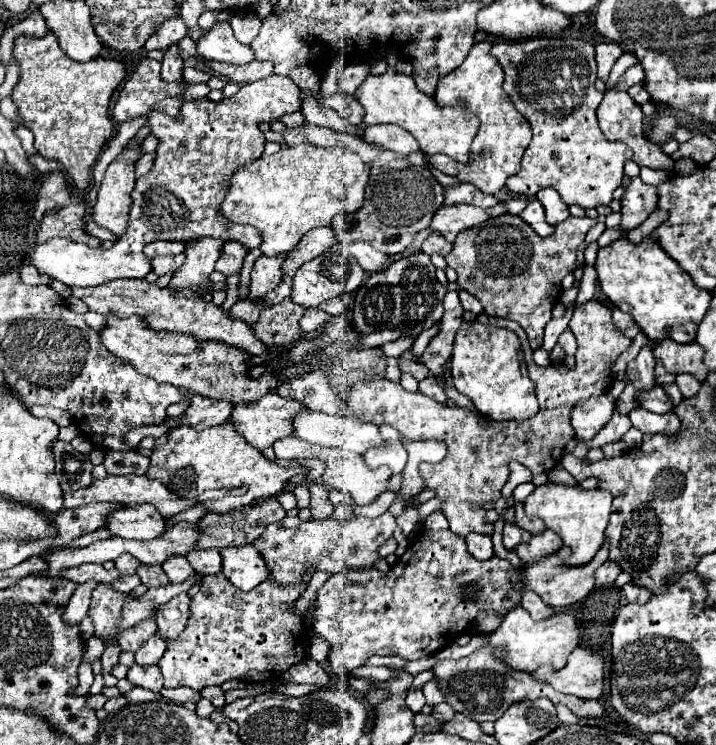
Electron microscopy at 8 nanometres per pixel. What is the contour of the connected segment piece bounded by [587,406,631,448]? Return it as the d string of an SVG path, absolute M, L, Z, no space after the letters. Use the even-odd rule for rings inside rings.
M615 406L611 420L599 430L599 434L597 434L593 440L587 442L587 446L589 446L589 448L601 448L601 446L605 446L605 444L609 444L609 442L619 440L629 428L631 428L629 416L623 414L623 412L619 412L619 408Z

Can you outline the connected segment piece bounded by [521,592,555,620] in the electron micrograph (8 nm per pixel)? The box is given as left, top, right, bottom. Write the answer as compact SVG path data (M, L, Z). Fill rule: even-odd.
M525 592L525 594L521 594L521 606L523 606L535 620L547 618L547 616L551 616L551 614L555 612L553 608L545 606L545 604L541 602L541 598L539 598L537 594L533 594L533 592Z

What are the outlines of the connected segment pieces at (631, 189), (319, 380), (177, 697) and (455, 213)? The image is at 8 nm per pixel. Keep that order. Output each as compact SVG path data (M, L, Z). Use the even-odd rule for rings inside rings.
M639 176L631 180L621 198L621 226L635 228L657 208L657 188L645 184Z
M325 370L323 372L311 372L305 376L299 376L283 386L279 386L275 392L283 398L293 398L301 400L307 404L311 410L319 412L329 412L331 415L346 416L354 418L354 411L343 404L339 398L335 400L335 394L331 394L331 386L325 382Z
M188 687L179 688L162 688L160 691L164 699L173 701L177 704L184 704L188 701L198 702L201 695L198 691L195 691Z
M499 202L497 206L493 208L487 208L487 210L481 210L477 206L469 206L469 204L459 204L459 206L441 206L441 210L435 212L433 216L433 222L427 230L423 230L417 238L415 238L415 248L419 248L423 244L423 240L433 232L433 230L439 230L449 242L453 242L457 238L459 232L467 230L467 228L473 228L493 216L501 216L507 212L507 206L505 202Z

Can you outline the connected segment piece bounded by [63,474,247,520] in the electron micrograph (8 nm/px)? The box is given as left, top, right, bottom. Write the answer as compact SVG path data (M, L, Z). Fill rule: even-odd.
M131 474L131 476L107 476L105 480L95 480L89 488L85 490L79 490L75 494L65 494L63 500L65 500L65 508L79 508L79 506L85 506L85 504L93 504L93 502L119 502L119 504L151 504L155 506L163 518L173 518L175 514L187 510L187 508L193 508L201 502L207 502L207 500L217 500L217 498L223 498L225 494L233 494L233 496L241 496L245 494L245 486L243 488L237 488L237 490L213 490L213 492L207 492L207 494L201 494L199 500L185 500L185 498L177 498L175 494L171 494L159 480L149 480L147 476L137 476L137 474Z

